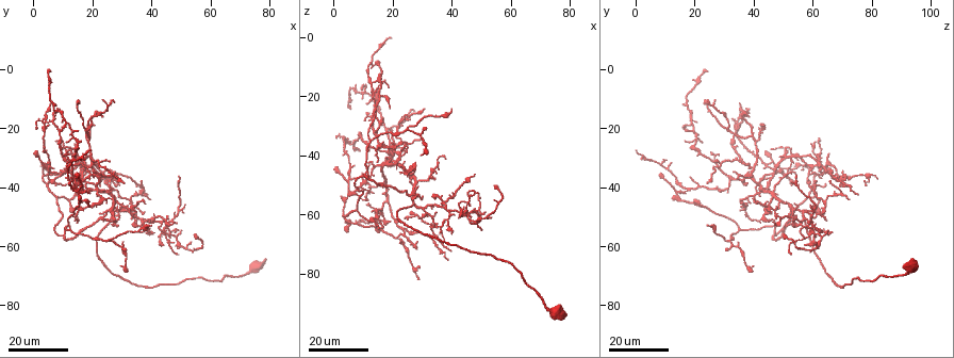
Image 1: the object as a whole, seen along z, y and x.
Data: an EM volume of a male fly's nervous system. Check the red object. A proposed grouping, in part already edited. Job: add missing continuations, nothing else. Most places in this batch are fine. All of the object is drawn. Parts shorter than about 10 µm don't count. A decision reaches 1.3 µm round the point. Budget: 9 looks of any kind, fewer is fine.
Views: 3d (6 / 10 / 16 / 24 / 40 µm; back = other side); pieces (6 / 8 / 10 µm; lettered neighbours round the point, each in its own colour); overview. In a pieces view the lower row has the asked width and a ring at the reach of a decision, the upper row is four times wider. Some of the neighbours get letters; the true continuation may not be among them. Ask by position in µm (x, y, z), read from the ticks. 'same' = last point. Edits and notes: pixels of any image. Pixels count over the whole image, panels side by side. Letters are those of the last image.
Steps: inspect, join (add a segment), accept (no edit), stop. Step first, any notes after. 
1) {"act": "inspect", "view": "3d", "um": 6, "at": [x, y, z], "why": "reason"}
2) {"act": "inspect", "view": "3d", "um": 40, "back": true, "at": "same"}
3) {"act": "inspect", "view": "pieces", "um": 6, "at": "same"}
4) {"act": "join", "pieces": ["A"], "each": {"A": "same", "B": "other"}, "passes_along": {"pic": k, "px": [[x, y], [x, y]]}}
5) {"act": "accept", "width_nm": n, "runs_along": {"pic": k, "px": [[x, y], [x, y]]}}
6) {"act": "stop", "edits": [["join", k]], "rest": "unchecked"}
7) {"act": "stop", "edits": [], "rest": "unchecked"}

{"act": "inspect", "view": "3d", "um": 24, "at": [8, 13, 38], "why": "long arm stops here"}

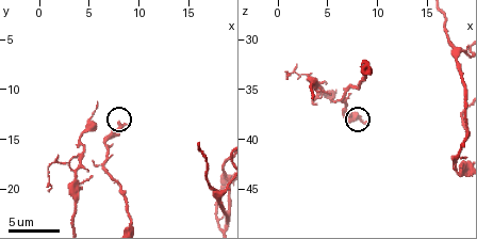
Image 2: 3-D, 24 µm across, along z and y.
{"act": "inspect", "view": "pieces", "um": 6, "at": [8.8, 13.4, 38.2]}

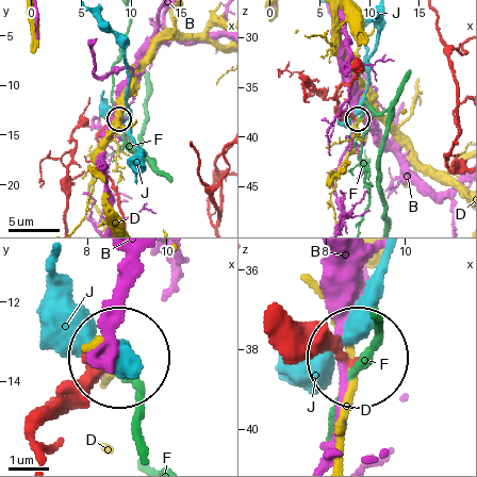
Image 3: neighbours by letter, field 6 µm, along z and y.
{"act": "accept", "each": {"B": "other", "D": "other", "F": "other", "J": "other"}, "found": "no lettered segment goes on from it"}

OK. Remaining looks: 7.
{"act": "inspect", "view": "3d", "um": 16, "at": [29, 38, 35], "why": "branch stops here"}

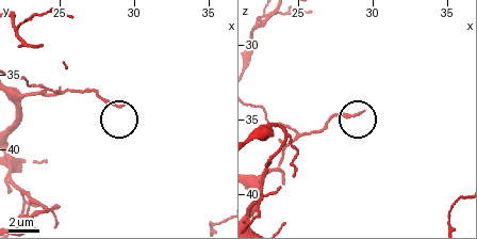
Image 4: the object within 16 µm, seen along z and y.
{"act": "inspect", "view": "pieces", "um": 8, "at": [29.2, 37.0, 34.6], "why": "what lies round it"}

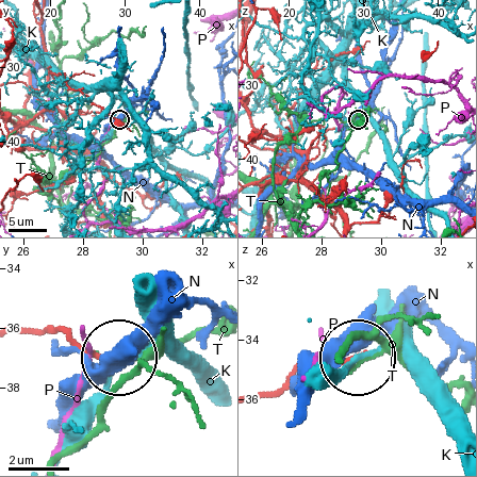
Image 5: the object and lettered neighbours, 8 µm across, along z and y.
{"act": "accept", "width_nm": 120, "each": {"K": "other", "N": "other", "P": "other", "T": "other"}, "found": "no lettered segment goes on from it"}

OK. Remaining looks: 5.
{"act": "inspect", "view": "3d", "um": 16, "at": [20, 19, 43], "why": "an open end"}

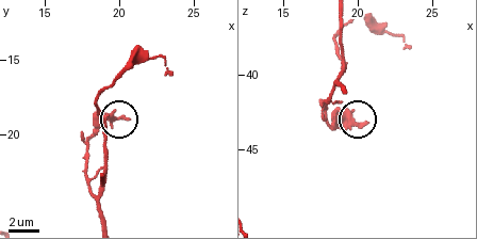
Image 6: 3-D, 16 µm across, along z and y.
{"act": "inspect", "view": "pieces", "um": 6, "at": [20.6, 19.0, 43.4]}

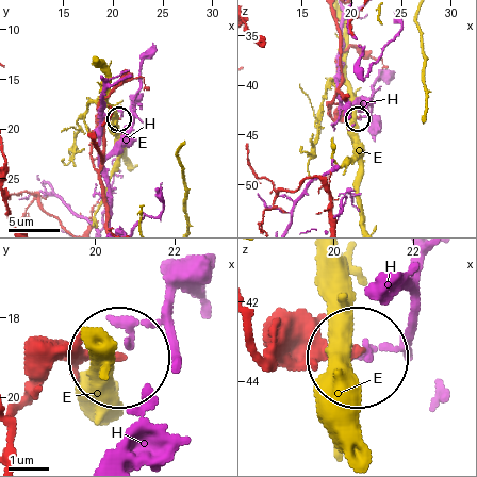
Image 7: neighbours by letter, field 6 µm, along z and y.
{"act": "accept", "each": {"E": "other", "H": "other"}, "found": "no lettered segment goes on from it"}

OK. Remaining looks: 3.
{"act": "inspect", "view": "3d", "um": 16, "at": [9, 21, 17], "why": "free end"}

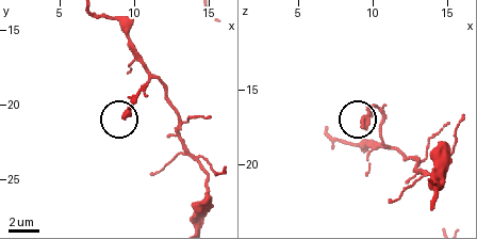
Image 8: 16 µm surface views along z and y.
{"act": "inspect", "view": "pieces", "um": 10, "at": [9.2, 20.6, 17.6], "why": "what lies round it"}

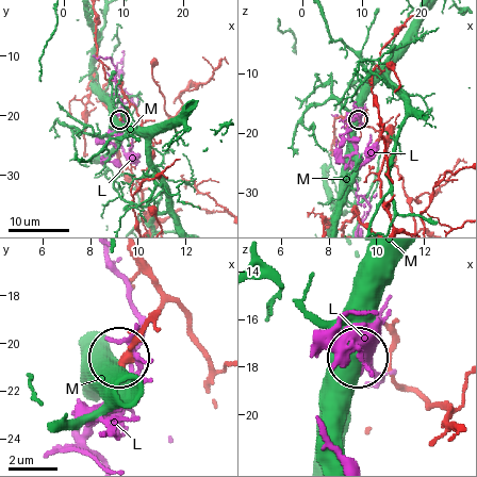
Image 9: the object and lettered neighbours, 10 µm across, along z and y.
{"act": "accept", "width_nm": 420, "each": {"L": "other", "M": "other"}, "found": "none of them fits"}

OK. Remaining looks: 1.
{"act": "stop", "edits": [], "rest": "unchecked"}

